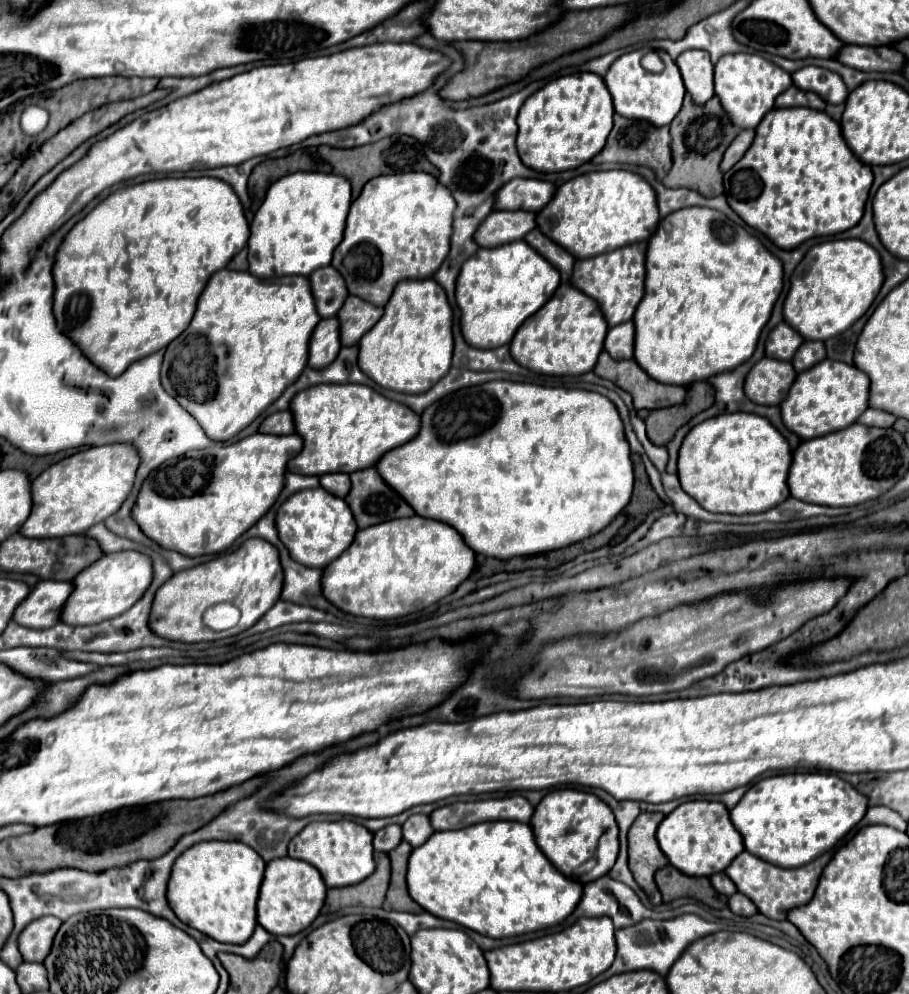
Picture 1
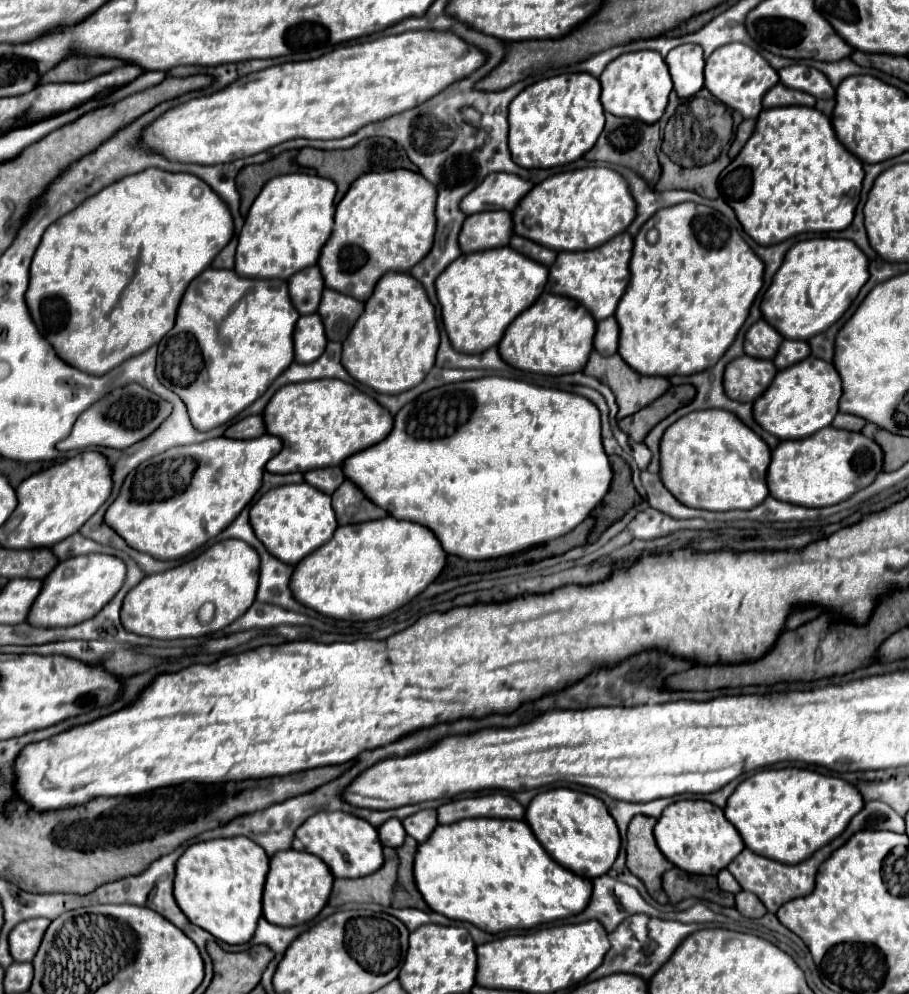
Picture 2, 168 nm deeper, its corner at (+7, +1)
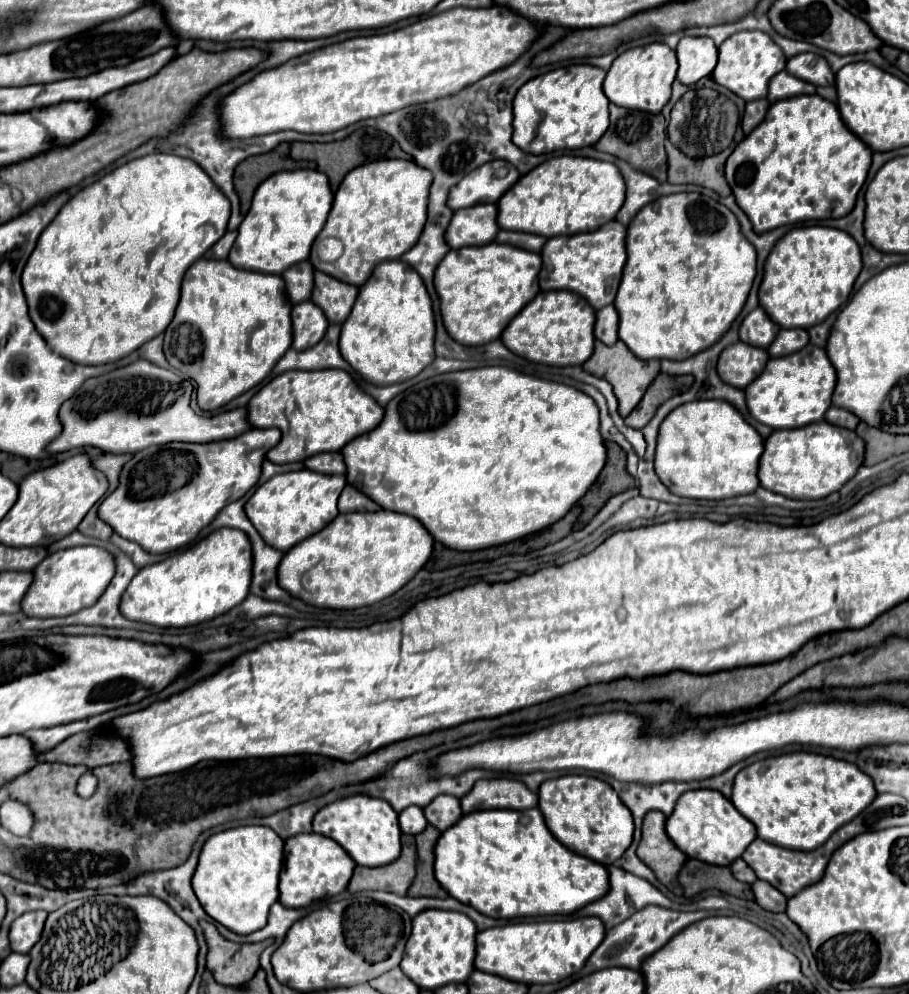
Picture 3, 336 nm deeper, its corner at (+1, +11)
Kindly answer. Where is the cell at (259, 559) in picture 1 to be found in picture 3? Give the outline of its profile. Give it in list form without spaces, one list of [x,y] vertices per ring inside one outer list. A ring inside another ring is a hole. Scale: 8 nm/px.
[[[221,528],[157,564],[141,568],[121,598],[121,614],[127,620],[159,628],[185,628],[213,620],[249,594],[251,584],[251,542],[245,532]]]

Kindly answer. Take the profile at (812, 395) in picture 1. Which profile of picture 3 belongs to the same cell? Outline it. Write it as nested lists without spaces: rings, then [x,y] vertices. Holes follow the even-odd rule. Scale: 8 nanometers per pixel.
[[[807,344],[803,350],[783,356],[783,358],[769,358],[763,376],[745,388],[747,406],[751,416],[771,426],[773,430],[781,428],[801,428],[811,422],[823,420],[827,408],[831,406],[831,396],[835,390],[837,372],[827,358],[827,352],[819,346]]]

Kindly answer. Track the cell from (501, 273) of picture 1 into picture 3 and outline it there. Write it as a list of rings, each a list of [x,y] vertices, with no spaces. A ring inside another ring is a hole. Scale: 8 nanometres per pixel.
[[[485,244],[451,250],[435,272],[435,290],[441,300],[443,324],[463,346],[483,346],[501,336],[513,316],[539,292],[541,256],[511,244]]]

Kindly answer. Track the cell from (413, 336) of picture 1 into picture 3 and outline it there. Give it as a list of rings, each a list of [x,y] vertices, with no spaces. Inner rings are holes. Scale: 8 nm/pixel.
[[[401,260],[383,262],[359,288],[357,302],[341,328],[341,356],[369,382],[389,386],[417,376],[435,360],[433,302],[421,276]]]

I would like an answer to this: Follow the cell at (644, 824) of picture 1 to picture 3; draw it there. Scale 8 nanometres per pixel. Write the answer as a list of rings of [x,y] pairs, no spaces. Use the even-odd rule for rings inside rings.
[[[651,810],[643,820],[643,836],[637,848],[637,856],[655,872],[657,880],[667,886],[671,892],[681,894],[677,888],[677,872],[687,860],[679,848],[669,840],[665,832],[665,814],[659,810]]]

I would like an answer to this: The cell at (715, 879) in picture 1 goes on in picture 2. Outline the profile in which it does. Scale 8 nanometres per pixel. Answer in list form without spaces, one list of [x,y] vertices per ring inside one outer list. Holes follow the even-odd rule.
[[[721,870],[719,876],[717,876],[717,880],[719,880],[719,888],[721,888],[721,890],[733,892],[733,894],[741,892],[741,886],[735,882],[735,878],[733,878],[733,874],[731,874],[729,870]]]

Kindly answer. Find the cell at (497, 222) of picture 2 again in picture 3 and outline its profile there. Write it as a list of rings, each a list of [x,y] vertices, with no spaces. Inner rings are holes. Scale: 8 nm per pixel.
[[[495,204],[471,206],[471,208],[457,210],[453,214],[445,240],[451,248],[479,246],[479,244],[495,242],[495,236],[499,230],[501,228],[497,224],[497,206]]]

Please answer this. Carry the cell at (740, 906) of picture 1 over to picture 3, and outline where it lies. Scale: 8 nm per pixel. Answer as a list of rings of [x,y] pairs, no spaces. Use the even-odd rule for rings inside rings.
[[[757,880],[753,884],[753,892],[755,892],[755,900],[761,908],[771,910],[771,912],[785,912],[787,898],[777,888],[773,888],[769,882]]]

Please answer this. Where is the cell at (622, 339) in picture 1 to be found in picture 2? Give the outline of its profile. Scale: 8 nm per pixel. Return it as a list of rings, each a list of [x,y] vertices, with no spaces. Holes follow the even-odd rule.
[[[613,316],[601,320],[597,324],[593,348],[601,356],[611,356],[611,354],[617,352],[617,344],[619,344],[619,324],[617,324],[617,320]]]

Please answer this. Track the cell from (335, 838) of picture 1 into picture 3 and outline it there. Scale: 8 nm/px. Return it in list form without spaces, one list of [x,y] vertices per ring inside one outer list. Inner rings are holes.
[[[357,794],[329,804],[321,808],[317,814],[322,817],[325,814],[322,821],[324,826],[322,834],[335,840],[343,850],[347,850],[347,854],[353,858],[355,864],[383,866],[395,860],[395,856],[399,856],[401,830],[397,822],[397,812],[387,802]]]

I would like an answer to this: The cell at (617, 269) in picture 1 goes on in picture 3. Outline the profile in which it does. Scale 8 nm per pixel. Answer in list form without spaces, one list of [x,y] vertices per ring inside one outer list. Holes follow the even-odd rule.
[[[613,220],[611,224],[603,224],[603,228],[579,236],[557,236],[547,240],[543,246],[543,270],[539,274],[541,290],[571,290],[583,296],[595,310],[613,304],[623,266],[627,260],[625,252],[625,236],[627,228]]]

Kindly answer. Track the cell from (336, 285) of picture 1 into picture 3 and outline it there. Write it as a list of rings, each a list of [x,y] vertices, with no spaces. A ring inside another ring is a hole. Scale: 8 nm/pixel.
[[[309,260],[299,262],[291,266],[287,272],[283,272],[285,284],[287,284],[287,296],[291,304],[299,304],[303,300],[311,298],[313,284],[315,284],[315,268]]]

